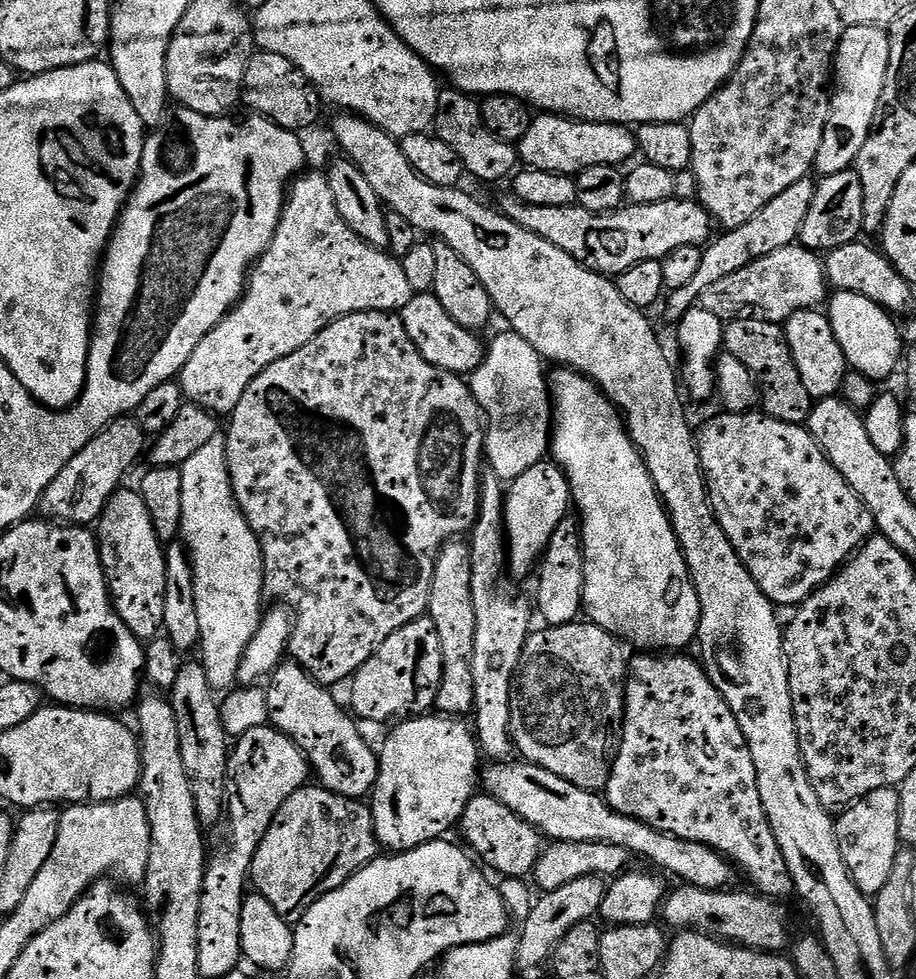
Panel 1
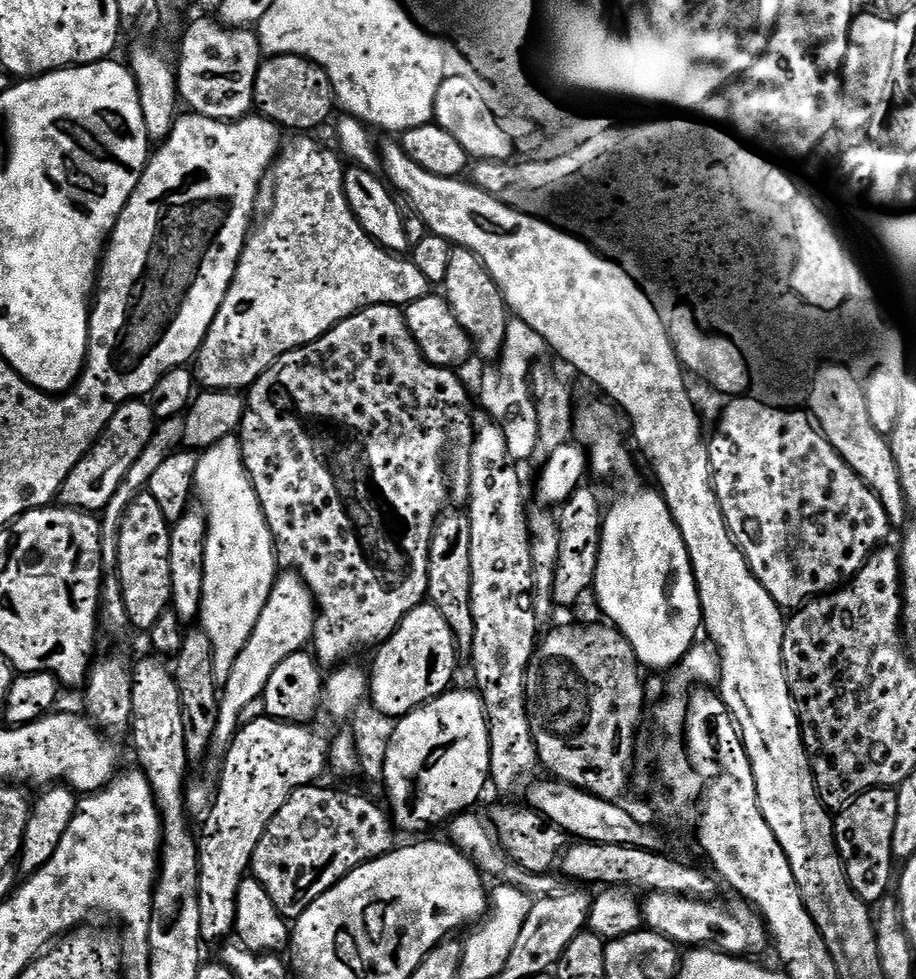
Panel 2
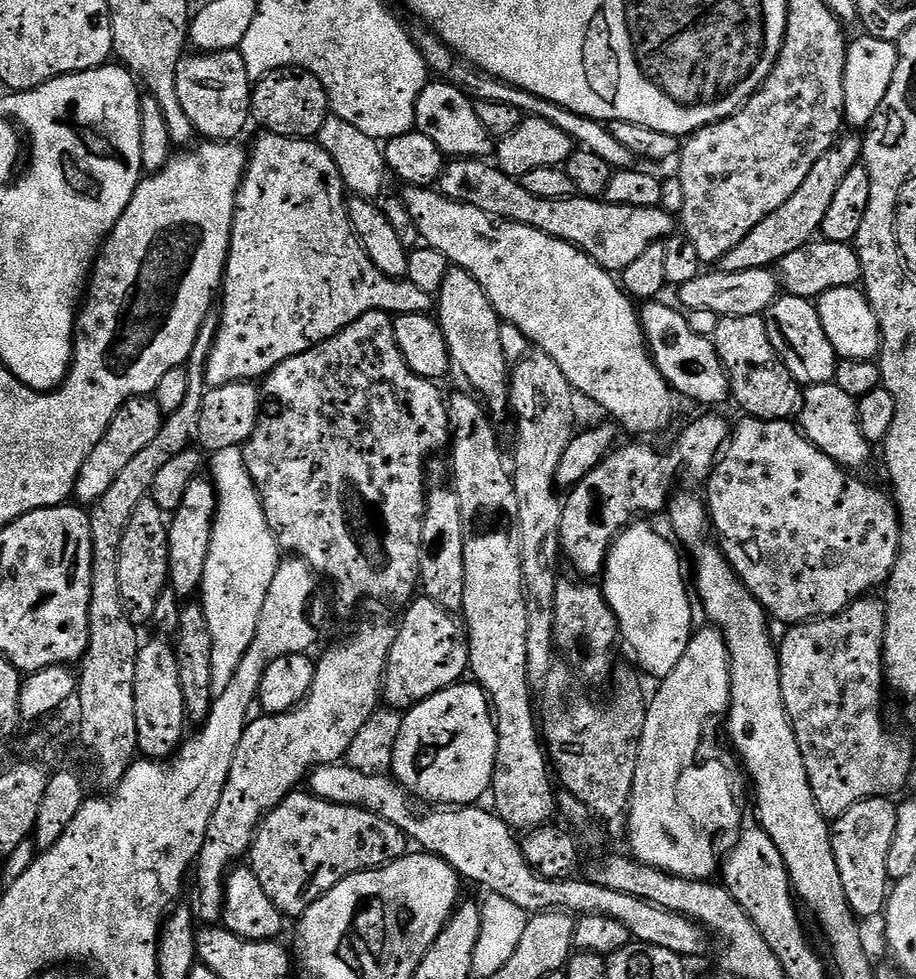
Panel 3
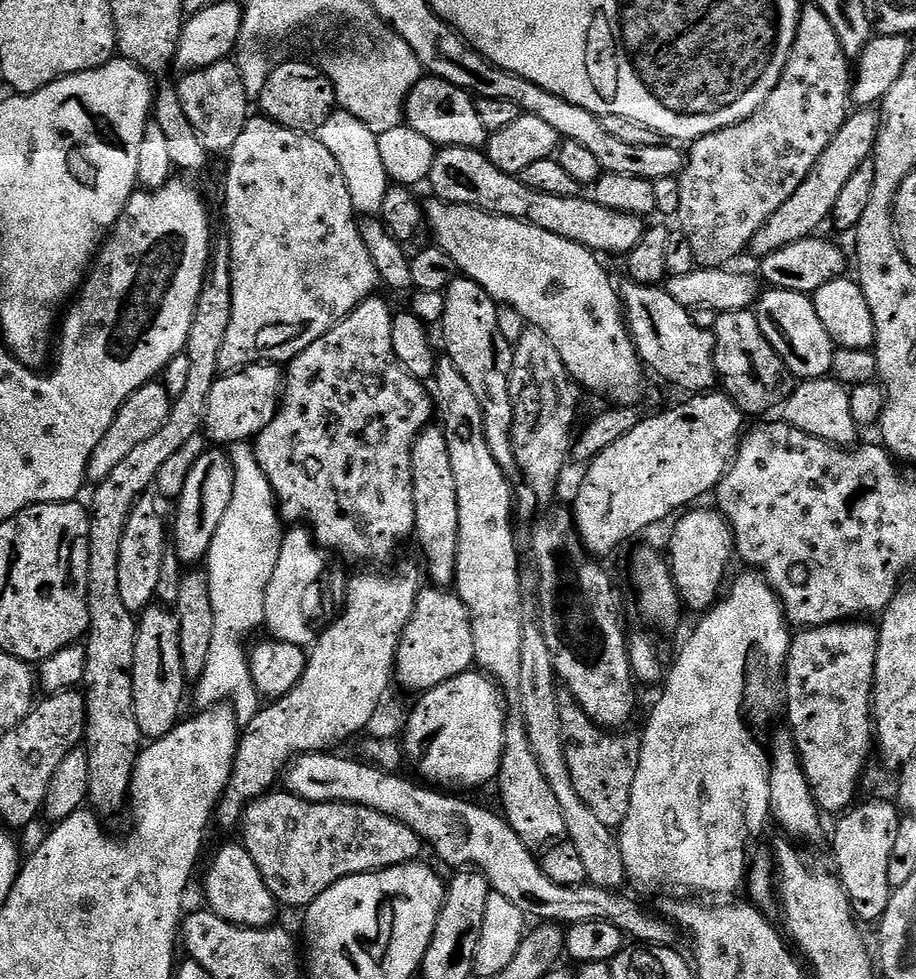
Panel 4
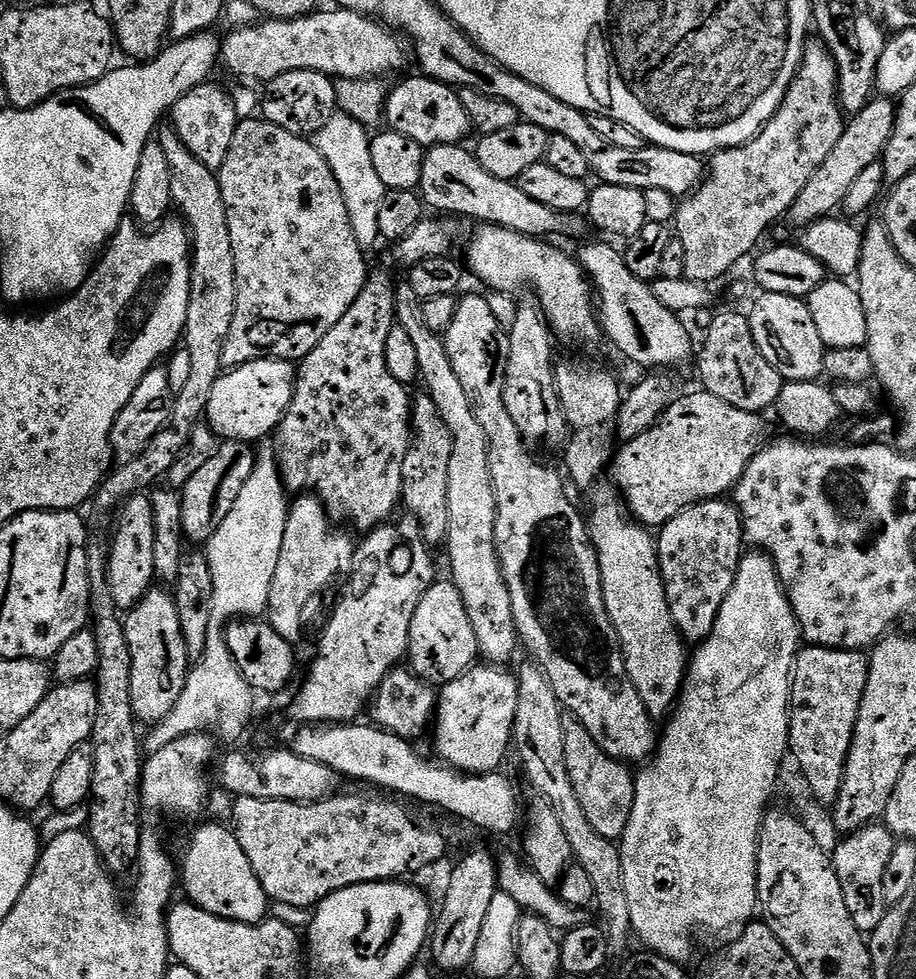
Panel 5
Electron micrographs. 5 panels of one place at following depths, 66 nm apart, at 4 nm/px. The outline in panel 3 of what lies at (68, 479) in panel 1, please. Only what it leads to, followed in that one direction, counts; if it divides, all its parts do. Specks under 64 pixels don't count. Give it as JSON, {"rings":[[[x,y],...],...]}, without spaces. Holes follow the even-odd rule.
{"rings":[[[133,396],[125,402],[120,407],[120,413],[116,415],[114,422],[110,422],[102,442],[98,442],[98,446],[94,446],[94,450],[86,458],[76,479],[75,499],[80,499],[81,501],[77,501],[84,506],[97,504],[102,494],[110,490],[114,478],[118,478],[119,472],[126,467],[126,462],[130,462],[130,458],[135,458],[145,446],[150,446],[150,442],[154,442],[158,430],[164,425],[164,418],[165,415],[158,410],[155,399]]]}

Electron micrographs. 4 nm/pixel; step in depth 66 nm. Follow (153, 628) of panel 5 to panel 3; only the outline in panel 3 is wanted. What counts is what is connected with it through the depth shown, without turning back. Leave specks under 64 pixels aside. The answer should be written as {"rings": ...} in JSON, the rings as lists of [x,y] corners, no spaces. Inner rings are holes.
{"rings":[[[155,638],[141,643],[138,654],[138,666],[134,670],[134,715],[138,717],[138,746],[147,759],[167,761],[185,739],[184,724],[186,713],[182,698],[182,682],[178,682],[178,662],[176,649],[167,639]]]}

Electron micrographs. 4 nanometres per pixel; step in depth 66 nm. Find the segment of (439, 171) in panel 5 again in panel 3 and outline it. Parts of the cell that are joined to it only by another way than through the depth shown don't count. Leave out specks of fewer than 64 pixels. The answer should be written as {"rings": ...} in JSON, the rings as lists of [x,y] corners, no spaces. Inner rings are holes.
{"rings":[[[456,158],[445,163],[438,188],[451,200],[478,206],[478,210],[486,210],[493,217],[501,216],[503,220],[537,228],[555,240],[565,240],[581,248],[595,264],[602,265],[613,274],[623,273],[624,268],[646,250],[646,246],[661,243],[678,228],[677,217],[662,207],[618,206],[579,194],[566,200],[538,198],[520,185],[517,177],[507,176],[495,163],[480,158]]]}

